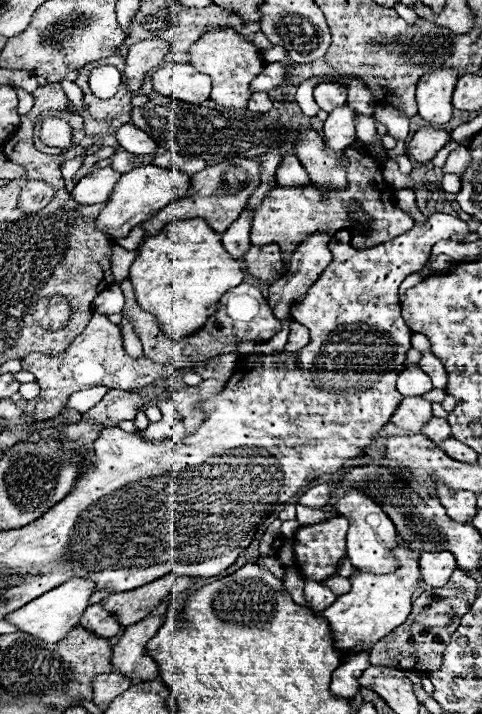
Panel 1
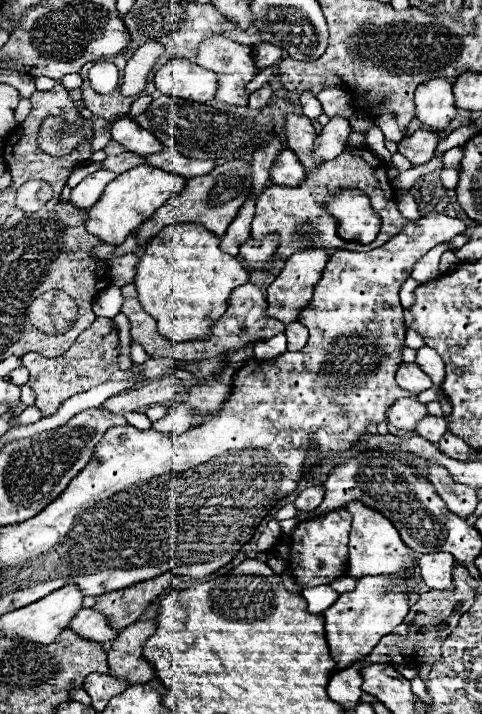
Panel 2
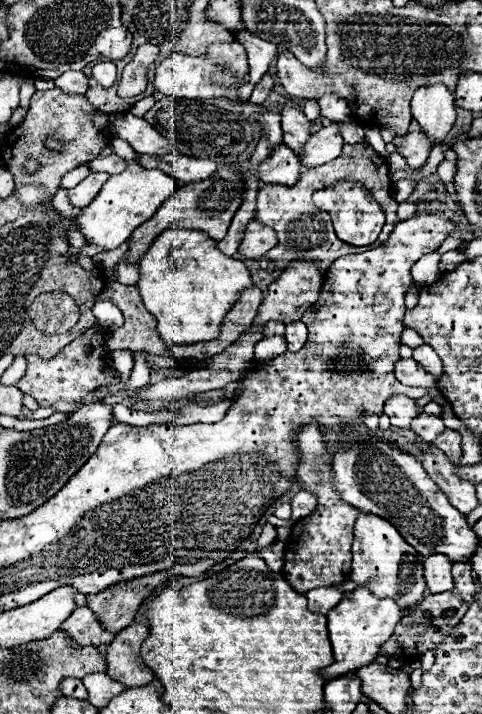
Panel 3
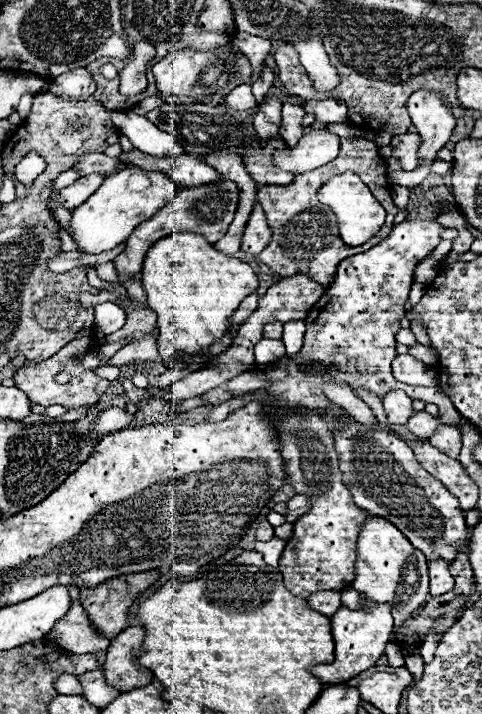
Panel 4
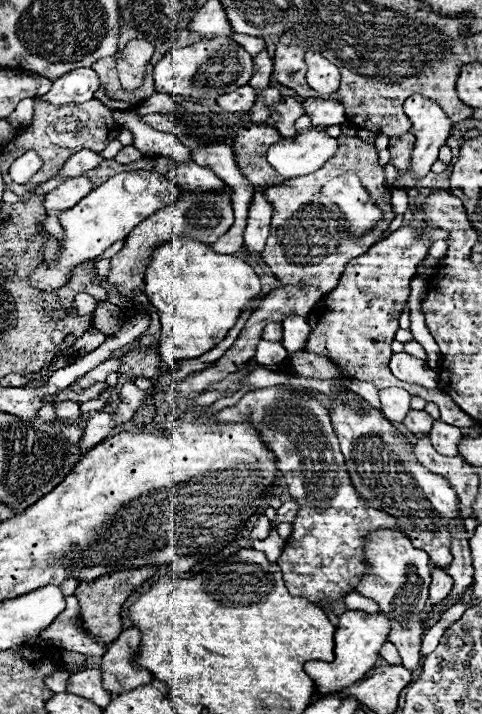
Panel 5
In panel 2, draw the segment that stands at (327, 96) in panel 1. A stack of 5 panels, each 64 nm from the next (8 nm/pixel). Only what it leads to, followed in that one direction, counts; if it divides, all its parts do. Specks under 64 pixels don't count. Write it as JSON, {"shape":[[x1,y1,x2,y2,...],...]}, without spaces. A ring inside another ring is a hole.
{"shape":[[324,88,316,94,318,102,322,104,324,114,332,116,352,116,354,108,350,106,350,96,342,88]]}

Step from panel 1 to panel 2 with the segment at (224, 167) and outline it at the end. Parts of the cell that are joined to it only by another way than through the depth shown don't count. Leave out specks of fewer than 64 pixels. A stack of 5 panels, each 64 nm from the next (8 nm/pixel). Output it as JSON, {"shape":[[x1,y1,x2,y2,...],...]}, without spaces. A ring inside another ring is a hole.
{"shape":[[232,160,222,166,216,166,206,176,190,178,186,182,186,188,180,194,170,198,160,210,154,212,152,218,140,224,140,228,136,230,140,248,144,248,146,242,154,238,156,234,160,234,166,226,176,224,176,222,196,222,196,224,206,226,212,234,222,236,228,230,230,222,236,218,240,206,250,196,250,190,252,190,252,164,244,160]]}

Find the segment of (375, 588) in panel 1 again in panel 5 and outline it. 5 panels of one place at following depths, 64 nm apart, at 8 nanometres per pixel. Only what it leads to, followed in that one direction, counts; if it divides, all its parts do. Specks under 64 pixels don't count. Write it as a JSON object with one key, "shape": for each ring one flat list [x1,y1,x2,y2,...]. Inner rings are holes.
{"shape":[[362,610,342,612,338,616,338,626,334,634,334,642,336,642,334,662,312,660,304,666,304,670,308,672,308,676,312,676,318,688,318,696,340,692,342,688,360,680,360,676,364,676,368,670,372,670,374,662,378,660,378,652,382,644,388,640,388,632,390,632,390,620,384,612,376,612,376,614,366,614]]}

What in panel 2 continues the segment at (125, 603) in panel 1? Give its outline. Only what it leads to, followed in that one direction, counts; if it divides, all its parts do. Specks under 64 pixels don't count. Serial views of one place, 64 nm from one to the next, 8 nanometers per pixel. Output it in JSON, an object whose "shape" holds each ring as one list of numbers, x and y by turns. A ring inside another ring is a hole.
{"shape":[[168,572,144,584,124,588,120,592,106,592,96,598,94,608,98,612,102,610,116,630,122,630,134,624,144,614,152,600,156,600,160,594,166,594,170,588,176,588,180,582,182,582,180,576]]}

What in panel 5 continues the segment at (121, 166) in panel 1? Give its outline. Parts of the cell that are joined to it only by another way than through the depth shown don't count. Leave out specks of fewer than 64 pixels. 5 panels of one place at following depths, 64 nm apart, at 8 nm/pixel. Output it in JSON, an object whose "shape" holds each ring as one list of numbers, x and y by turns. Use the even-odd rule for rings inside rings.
{"shape":[[80,150,68,158,64,168,58,172,58,176,82,176,82,174,98,168,104,160,106,158,102,158,100,154,96,154,92,150]]}

